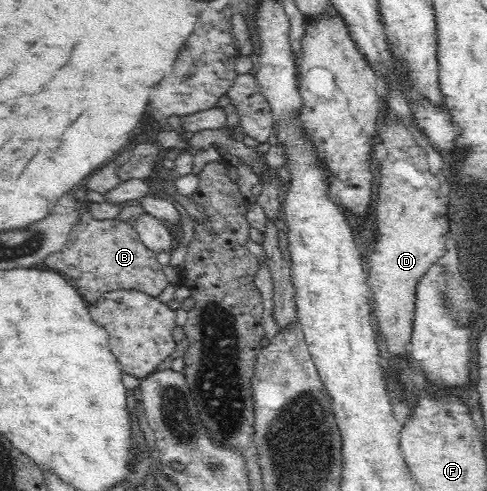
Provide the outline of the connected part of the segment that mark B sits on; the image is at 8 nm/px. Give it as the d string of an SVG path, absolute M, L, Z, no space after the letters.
M83 209L81 221L73 227L73 233L69 235L65 246L63 252L49 255L45 263L49 269L65 275L88 304L95 303L105 293L119 291L120 288L146 292L157 299L169 285L163 270L165 266L157 258L158 253L149 250L141 242L139 232L133 226L117 218L97 221Z

